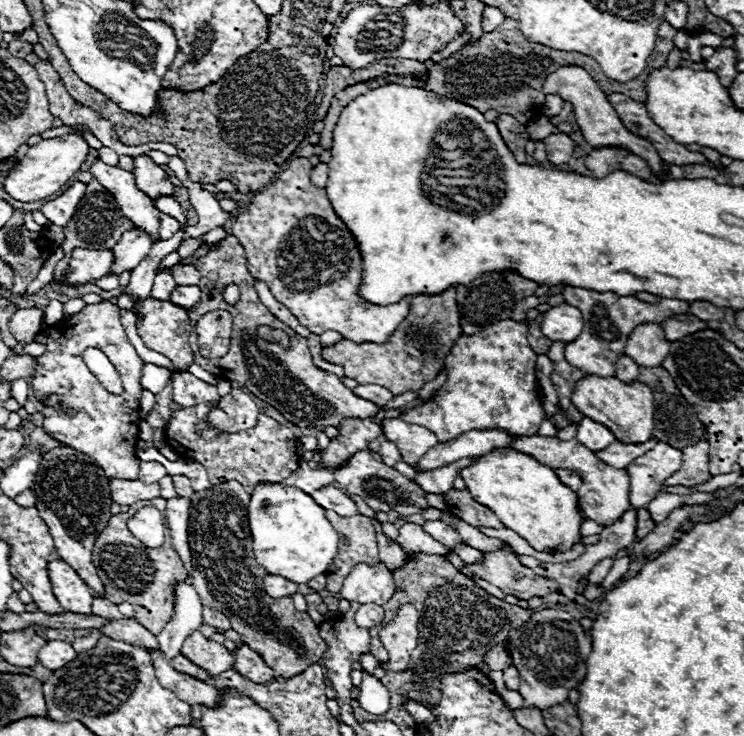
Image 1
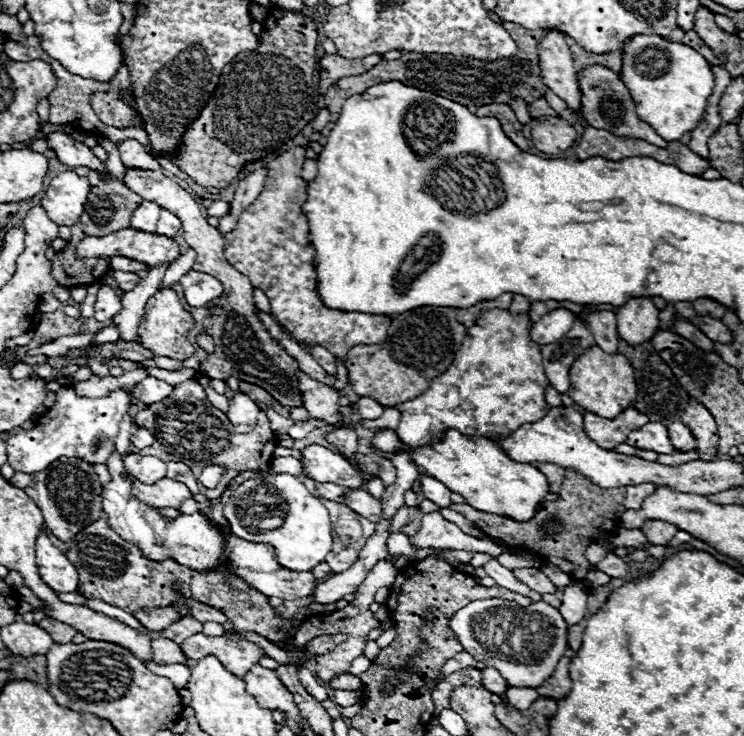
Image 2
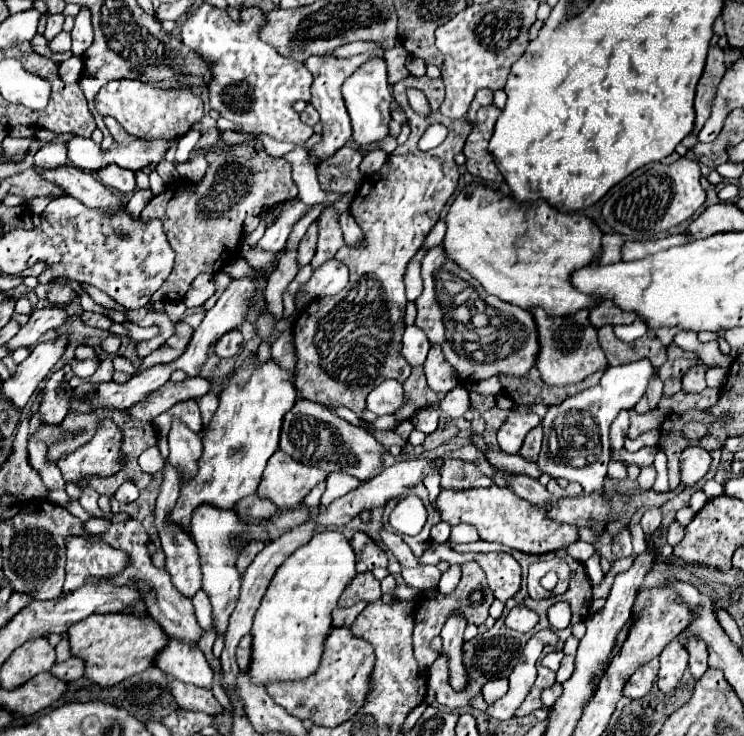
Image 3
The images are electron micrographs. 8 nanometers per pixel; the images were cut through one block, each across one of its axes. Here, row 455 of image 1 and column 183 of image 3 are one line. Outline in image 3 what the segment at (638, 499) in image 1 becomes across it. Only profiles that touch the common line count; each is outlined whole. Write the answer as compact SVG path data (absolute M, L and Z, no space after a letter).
M170 638L170 644L156 656L156 666L180 682L190 682L204 688L210 688L214 680L214 670L202 650L198 646L182 644L176 638Z

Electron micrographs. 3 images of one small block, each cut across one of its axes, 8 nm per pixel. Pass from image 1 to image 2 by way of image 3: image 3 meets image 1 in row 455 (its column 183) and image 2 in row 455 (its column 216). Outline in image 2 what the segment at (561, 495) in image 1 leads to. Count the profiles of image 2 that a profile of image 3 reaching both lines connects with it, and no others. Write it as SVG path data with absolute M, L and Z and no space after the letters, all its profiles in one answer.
M446 430L440 442L414 448L410 452L410 460L416 464L420 476L436 478L448 486L450 492L464 496L472 508L498 516L510 516L518 522L528 522L548 494L548 480L534 466L510 460L502 446L488 438L464 436L458 430Z

